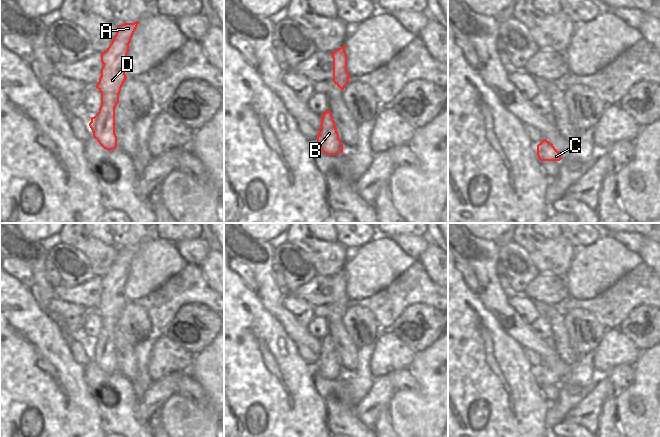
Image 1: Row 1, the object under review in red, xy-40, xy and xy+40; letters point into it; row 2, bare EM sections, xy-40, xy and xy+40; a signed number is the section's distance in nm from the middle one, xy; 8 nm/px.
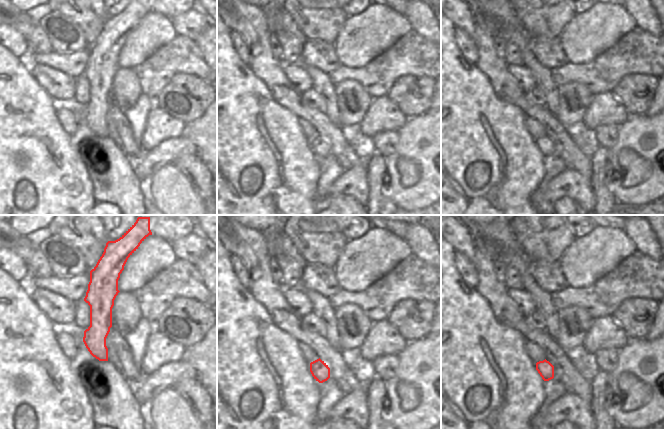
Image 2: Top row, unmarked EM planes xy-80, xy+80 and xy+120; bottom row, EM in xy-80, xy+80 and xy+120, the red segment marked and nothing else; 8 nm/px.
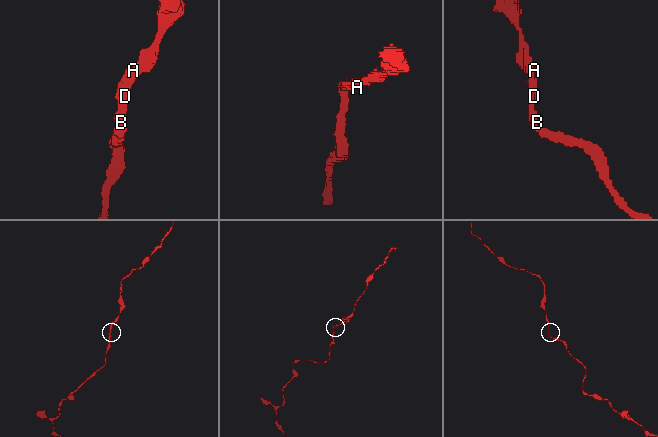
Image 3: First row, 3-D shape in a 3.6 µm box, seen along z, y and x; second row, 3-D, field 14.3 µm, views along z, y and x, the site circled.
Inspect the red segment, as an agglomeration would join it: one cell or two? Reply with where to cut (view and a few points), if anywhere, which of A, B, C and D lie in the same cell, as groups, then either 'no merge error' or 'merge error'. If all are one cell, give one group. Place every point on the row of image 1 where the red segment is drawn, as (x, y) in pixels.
cut none; groups A B C D; no merge error

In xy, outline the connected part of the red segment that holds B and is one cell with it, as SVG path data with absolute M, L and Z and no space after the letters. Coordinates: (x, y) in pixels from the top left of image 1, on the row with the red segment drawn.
M329 109L321 115L321 126L318 131L315 147L318 147L326 155L343 153L343 144Z

